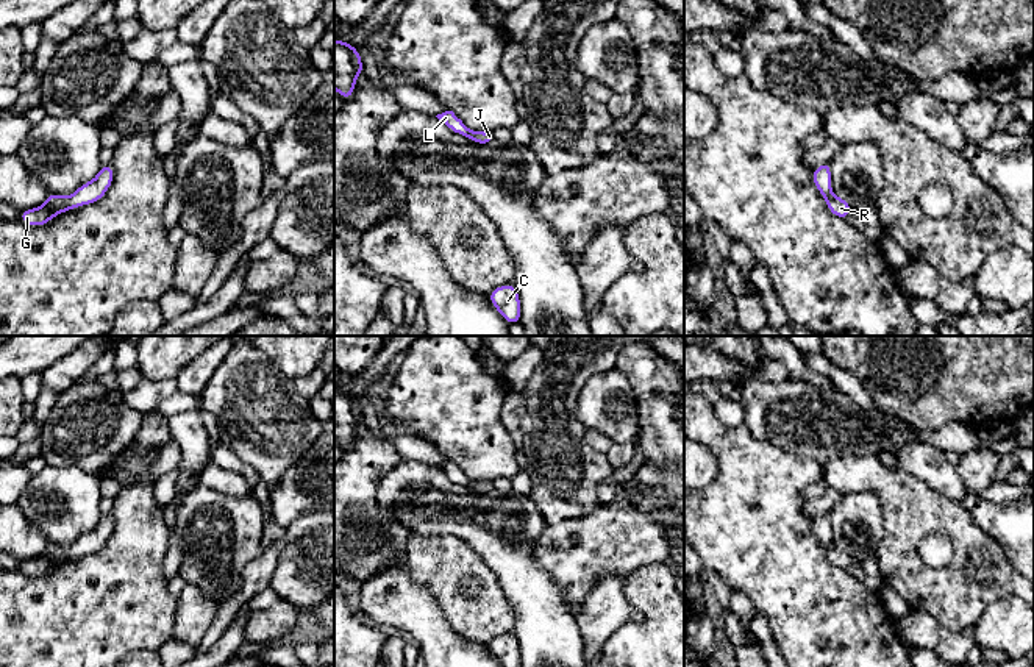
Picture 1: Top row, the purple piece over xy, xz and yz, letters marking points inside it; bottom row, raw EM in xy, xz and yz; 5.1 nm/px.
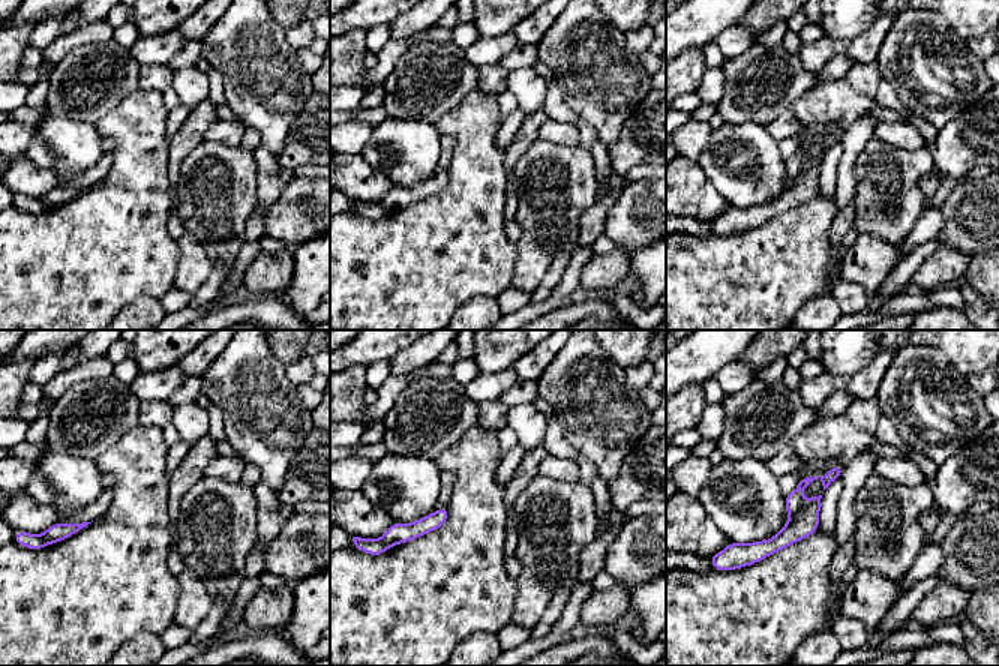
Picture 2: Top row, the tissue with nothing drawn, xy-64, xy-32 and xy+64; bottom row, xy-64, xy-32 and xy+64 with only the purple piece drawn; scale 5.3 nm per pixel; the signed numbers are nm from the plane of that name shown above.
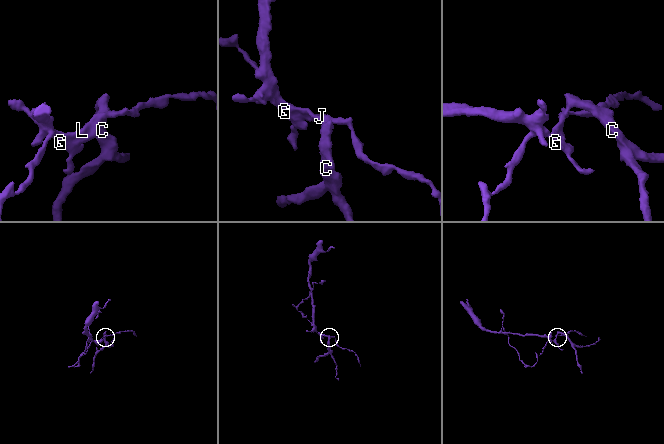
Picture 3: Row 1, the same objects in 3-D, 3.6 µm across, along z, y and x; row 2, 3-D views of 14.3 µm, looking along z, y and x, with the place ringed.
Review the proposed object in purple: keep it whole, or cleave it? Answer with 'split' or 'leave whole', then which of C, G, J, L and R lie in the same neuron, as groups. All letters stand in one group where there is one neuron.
leave whole; C G J L R

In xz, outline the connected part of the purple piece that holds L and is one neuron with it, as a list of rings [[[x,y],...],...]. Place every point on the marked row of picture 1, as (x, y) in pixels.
[[[445,111],[436,117],[442,120],[450,128],[450,131],[461,134],[475,144],[484,145],[495,142],[494,131],[469,130],[467,125],[453,111]]]

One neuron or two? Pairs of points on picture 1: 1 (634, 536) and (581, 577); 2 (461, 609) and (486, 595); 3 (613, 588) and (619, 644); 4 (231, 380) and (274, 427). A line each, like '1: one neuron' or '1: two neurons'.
1: one neuron
2: one neuron
3: two neurons
4: one neuron

